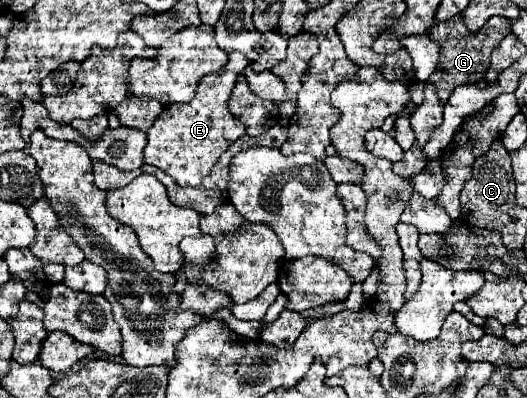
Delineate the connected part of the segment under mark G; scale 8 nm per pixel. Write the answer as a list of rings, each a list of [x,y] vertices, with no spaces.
[[[493,16],[483,26],[481,38],[479,36],[469,36],[469,38],[455,40],[455,38],[449,38],[449,20],[433,24],[433,28],[429,30],[429,38],[433,38],[435,42],[441,42],[441,54],[439,54],[437,70],[429,76],[429,82],[433,82],[433,86],[437,86],[437,96],[441,98],[441,104],[445,104],[449,100],[449,96],[453,94],[453,90],[457,86],[461,86],[461,84],[477,84],[479,80],[485,78],[485,72],[489,68],[489,56],[497,48],[497,44],[511,32],[509,26],[511,26],[511,22],[507,18]]]

